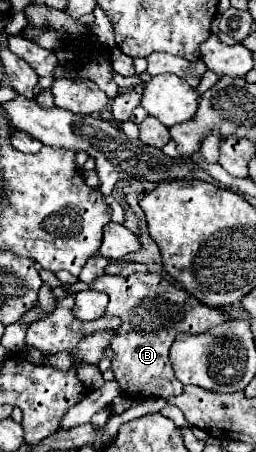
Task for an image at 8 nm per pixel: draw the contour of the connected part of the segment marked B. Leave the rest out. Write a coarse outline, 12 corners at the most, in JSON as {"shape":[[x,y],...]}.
{"shape":[[155,273],[101,275],[121,319],[111,369],[131,401],[179,395],[179,331],[227,321]]}

